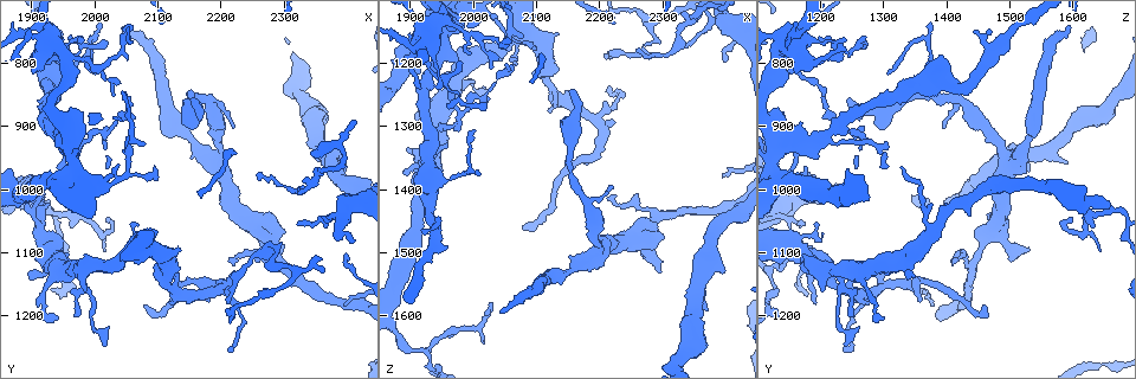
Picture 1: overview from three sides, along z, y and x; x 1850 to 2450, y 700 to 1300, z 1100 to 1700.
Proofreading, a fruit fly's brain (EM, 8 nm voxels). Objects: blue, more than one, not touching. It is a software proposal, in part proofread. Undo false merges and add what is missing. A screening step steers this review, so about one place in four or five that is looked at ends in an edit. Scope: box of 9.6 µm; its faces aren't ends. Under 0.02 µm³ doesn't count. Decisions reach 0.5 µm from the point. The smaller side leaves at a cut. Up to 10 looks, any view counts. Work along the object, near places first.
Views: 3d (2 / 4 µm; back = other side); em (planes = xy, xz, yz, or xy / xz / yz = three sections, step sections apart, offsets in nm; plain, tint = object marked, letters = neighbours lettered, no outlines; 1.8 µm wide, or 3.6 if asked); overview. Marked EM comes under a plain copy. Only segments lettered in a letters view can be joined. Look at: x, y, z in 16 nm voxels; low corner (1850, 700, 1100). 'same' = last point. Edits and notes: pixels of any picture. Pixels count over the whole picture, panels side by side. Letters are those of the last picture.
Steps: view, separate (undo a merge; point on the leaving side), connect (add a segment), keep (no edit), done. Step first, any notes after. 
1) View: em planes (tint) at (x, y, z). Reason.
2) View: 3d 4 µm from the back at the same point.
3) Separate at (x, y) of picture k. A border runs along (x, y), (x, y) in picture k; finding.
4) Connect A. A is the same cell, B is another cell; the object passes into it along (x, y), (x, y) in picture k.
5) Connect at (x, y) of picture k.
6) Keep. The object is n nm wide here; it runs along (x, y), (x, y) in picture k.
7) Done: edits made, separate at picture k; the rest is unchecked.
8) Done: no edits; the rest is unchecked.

View: em planes (tint) at (2295, 1095, 1530). Branch stops here.

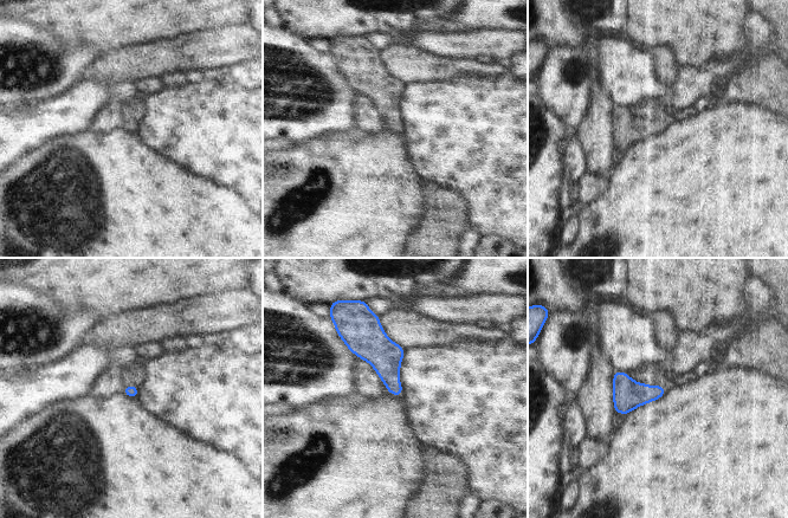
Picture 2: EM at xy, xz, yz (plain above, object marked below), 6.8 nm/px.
View: em planes (letters) at the same point. See the neighbours.

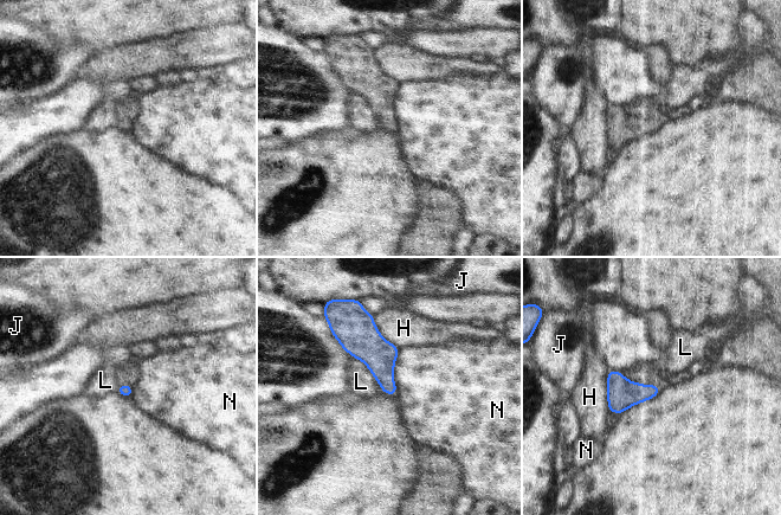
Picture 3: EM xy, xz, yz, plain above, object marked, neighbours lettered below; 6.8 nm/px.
Keep. The longest contact is with L, 300 nm; H, J, L and N are other cells; a border runs along (353, 356), (367, 367), (381, 387) in picture 3; none of them fits.

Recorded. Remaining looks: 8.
View: em planes (letters) at (2150, 860, 1240). End of a long branch.

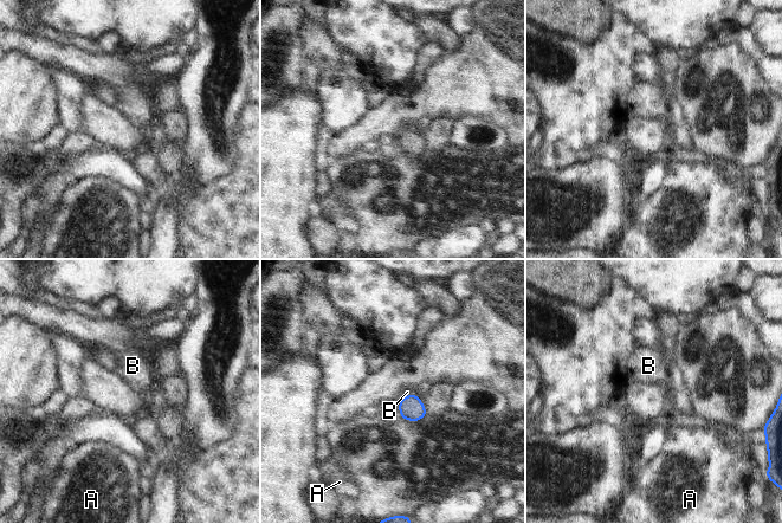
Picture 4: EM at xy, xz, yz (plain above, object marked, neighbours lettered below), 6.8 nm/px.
Connect B. The longest contact is with B, 110 nm; B is the same cell, A is another cell; the object passes into it along (411, 407), (407, 396), (407, 392) in picture 4; the neuron continues.

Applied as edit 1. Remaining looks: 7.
View: overview. Redraw.

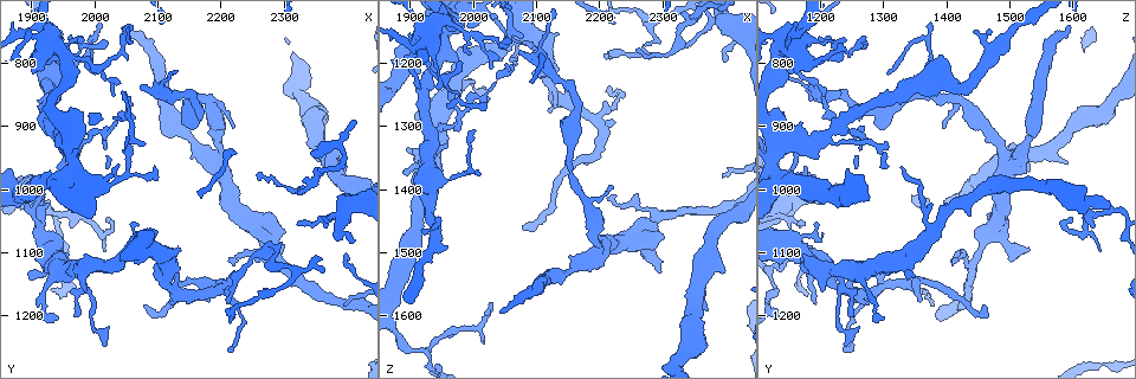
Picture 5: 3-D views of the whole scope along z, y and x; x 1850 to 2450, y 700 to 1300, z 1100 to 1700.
View: 3d 2 µm at (2045, 745, 1590). Long arm stops here.

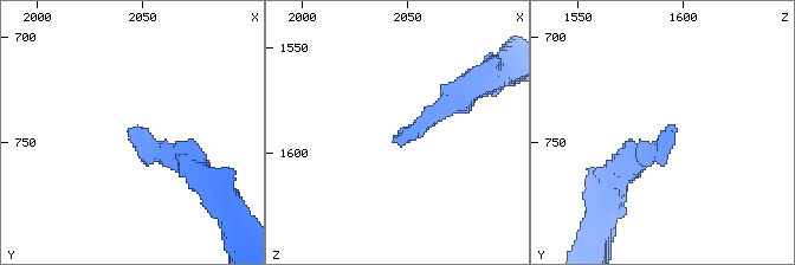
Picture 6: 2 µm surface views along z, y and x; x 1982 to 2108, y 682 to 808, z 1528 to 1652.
View: em planes (letters) at (2044, 743, 1593). Shape alone is not enough.

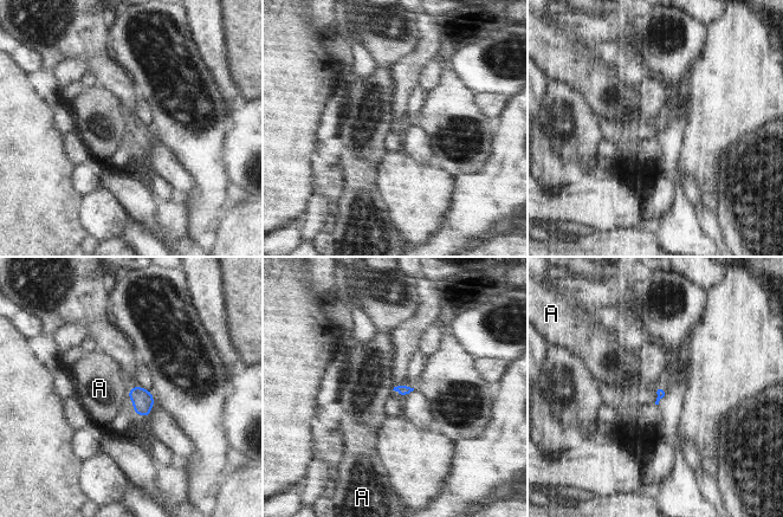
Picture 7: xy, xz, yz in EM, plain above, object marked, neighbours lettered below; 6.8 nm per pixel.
Keep. A is another cell; a border runs along (127, 389), (128, 395) in picture 7; no lettered segment goes on from it.

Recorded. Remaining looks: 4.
View: em planes (letters) at (1920, 750, 1465). Thin end.

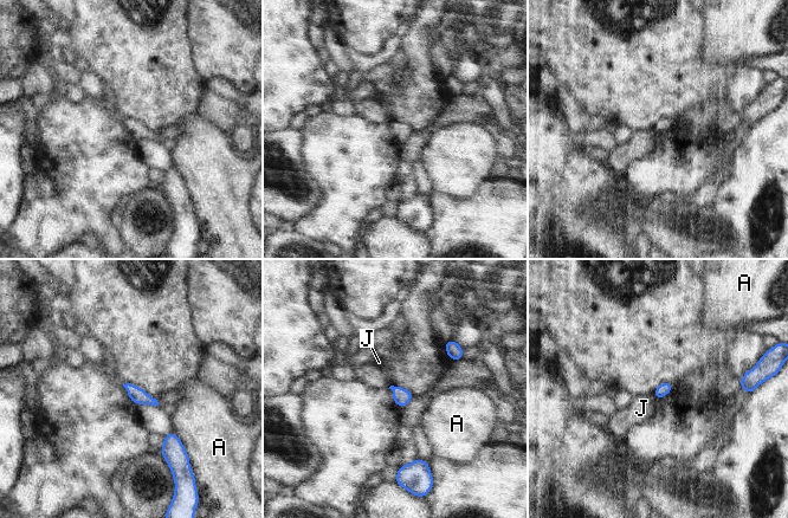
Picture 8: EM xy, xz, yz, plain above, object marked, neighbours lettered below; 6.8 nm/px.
Keep. The longest contact is with A, 170 nm; A and J are other cells; a border runs along (653, 395), (657, 401) in picture 8; none of them fits.

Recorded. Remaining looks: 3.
Done: edits made, connect at picture 4; the rest is unchecked.

